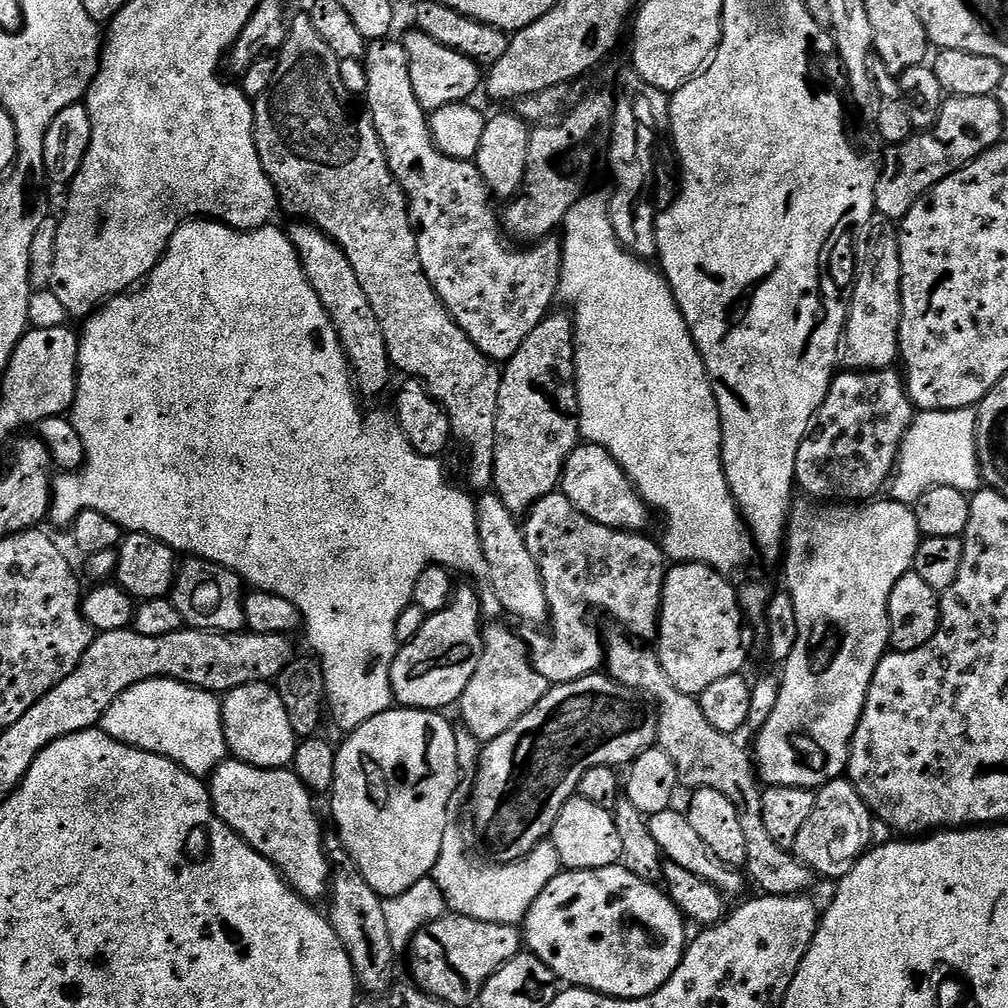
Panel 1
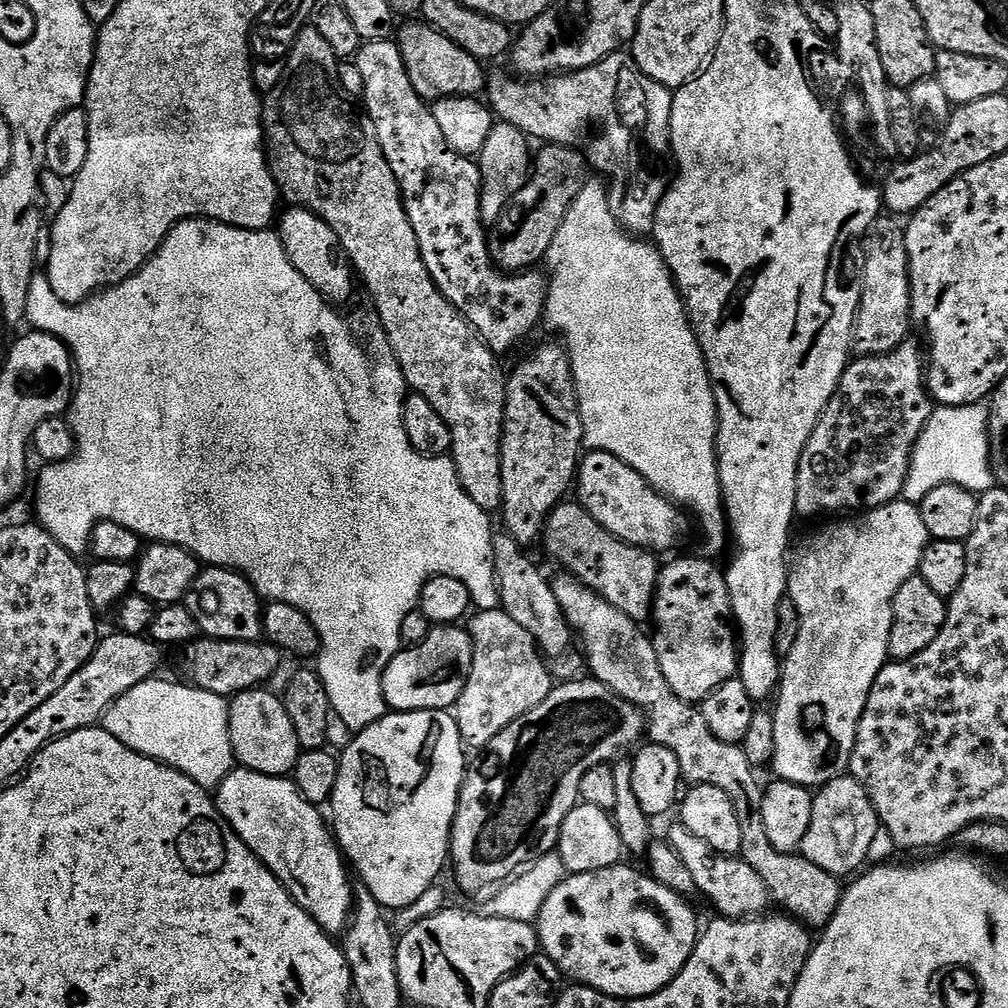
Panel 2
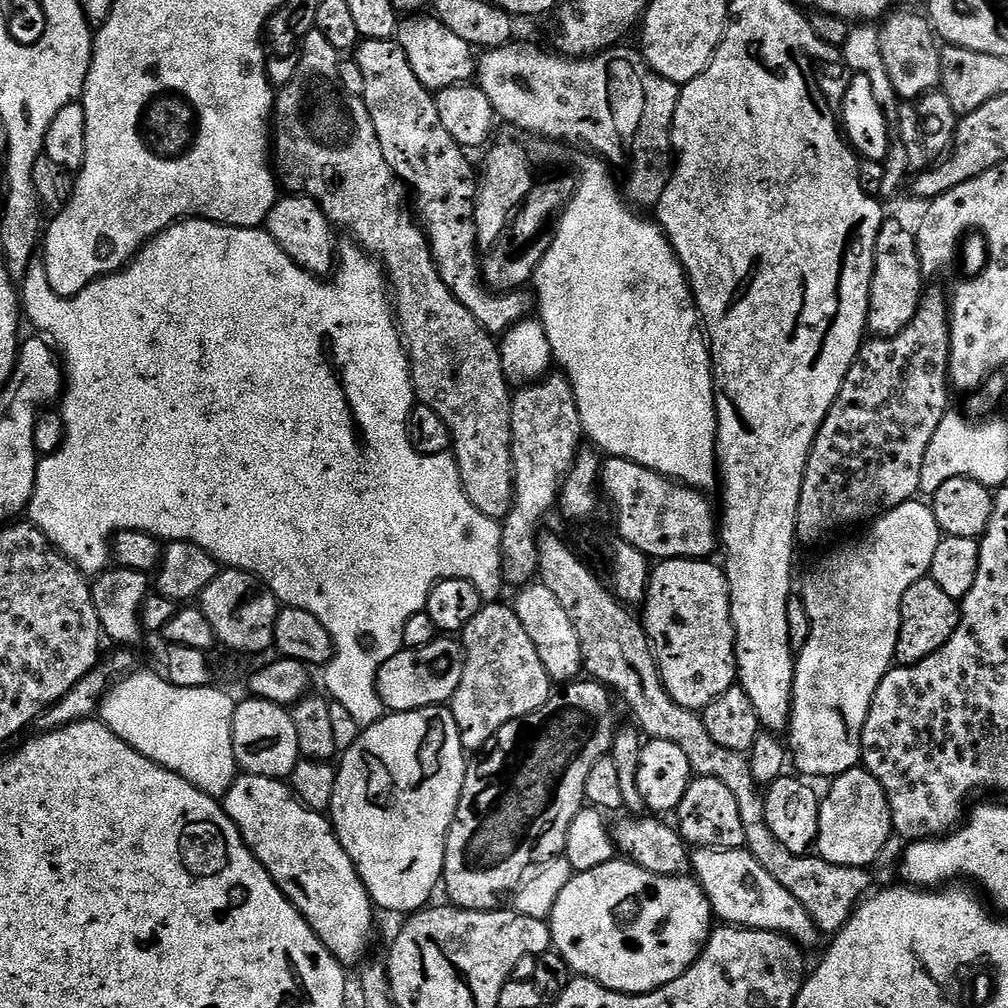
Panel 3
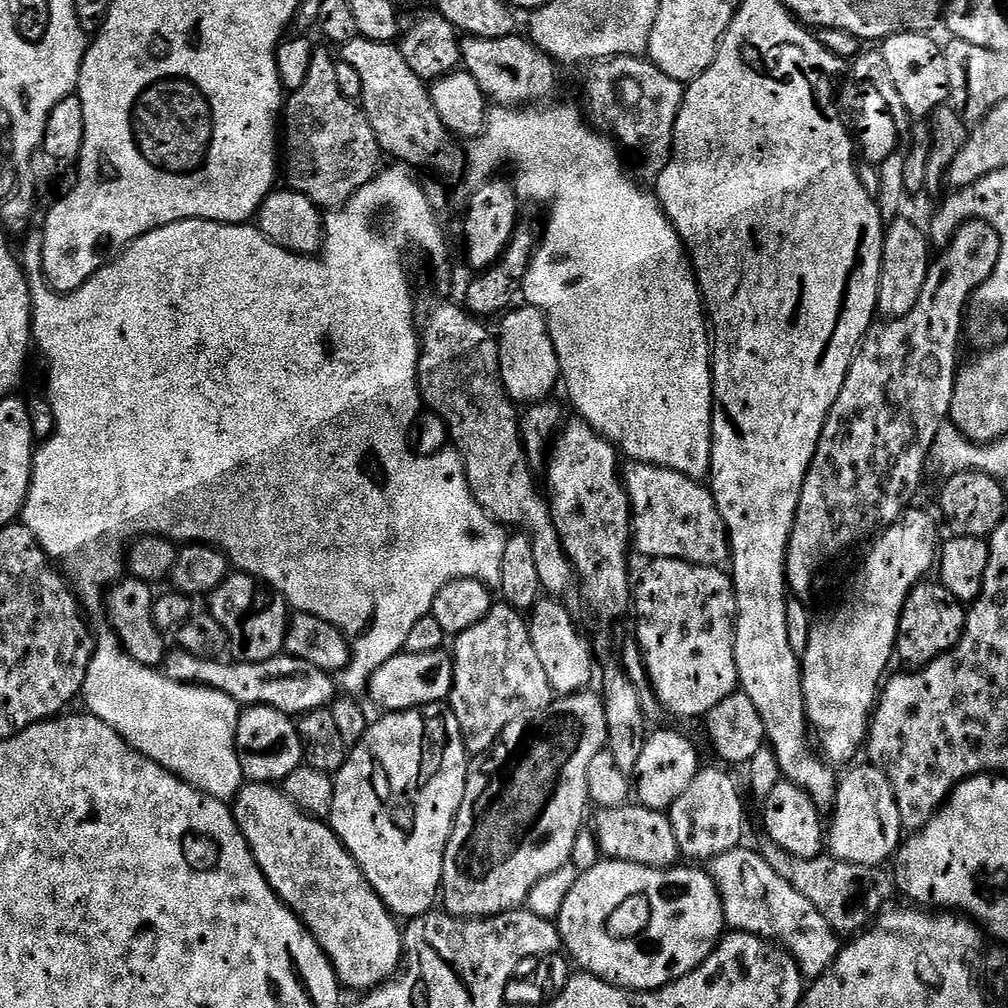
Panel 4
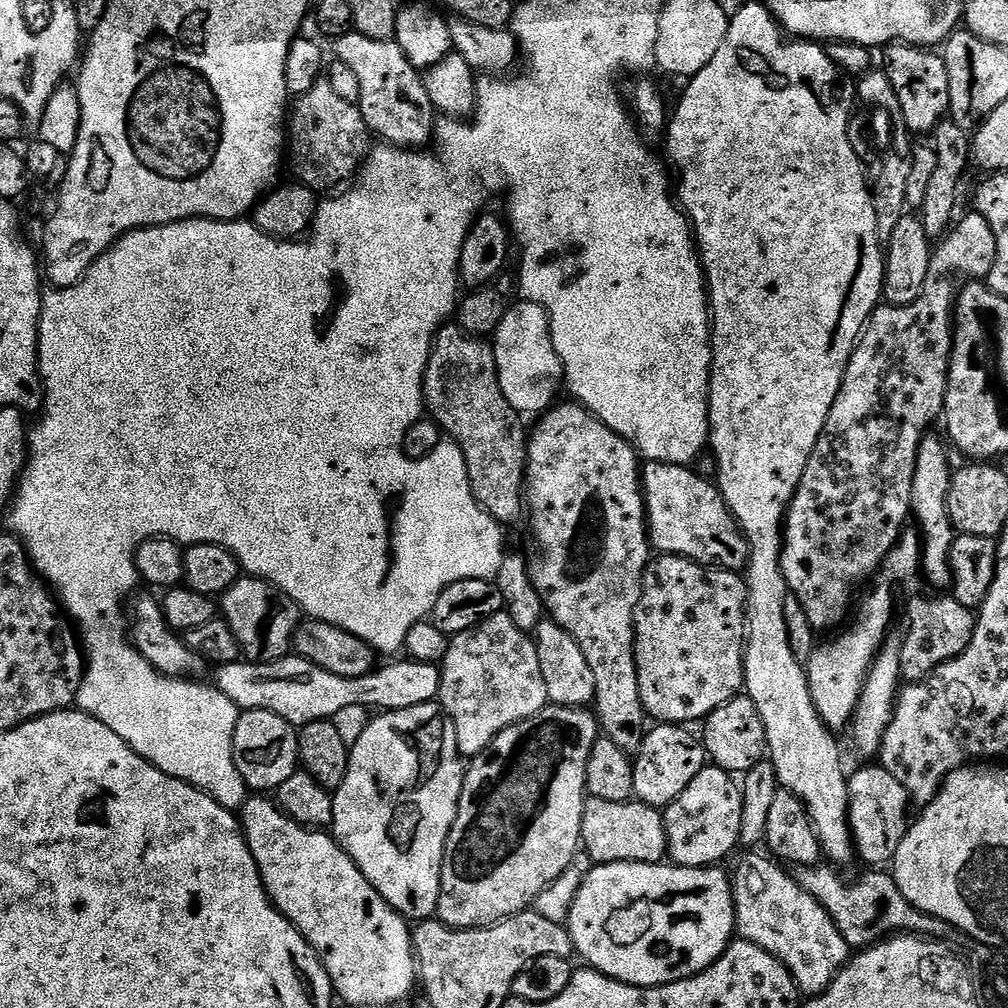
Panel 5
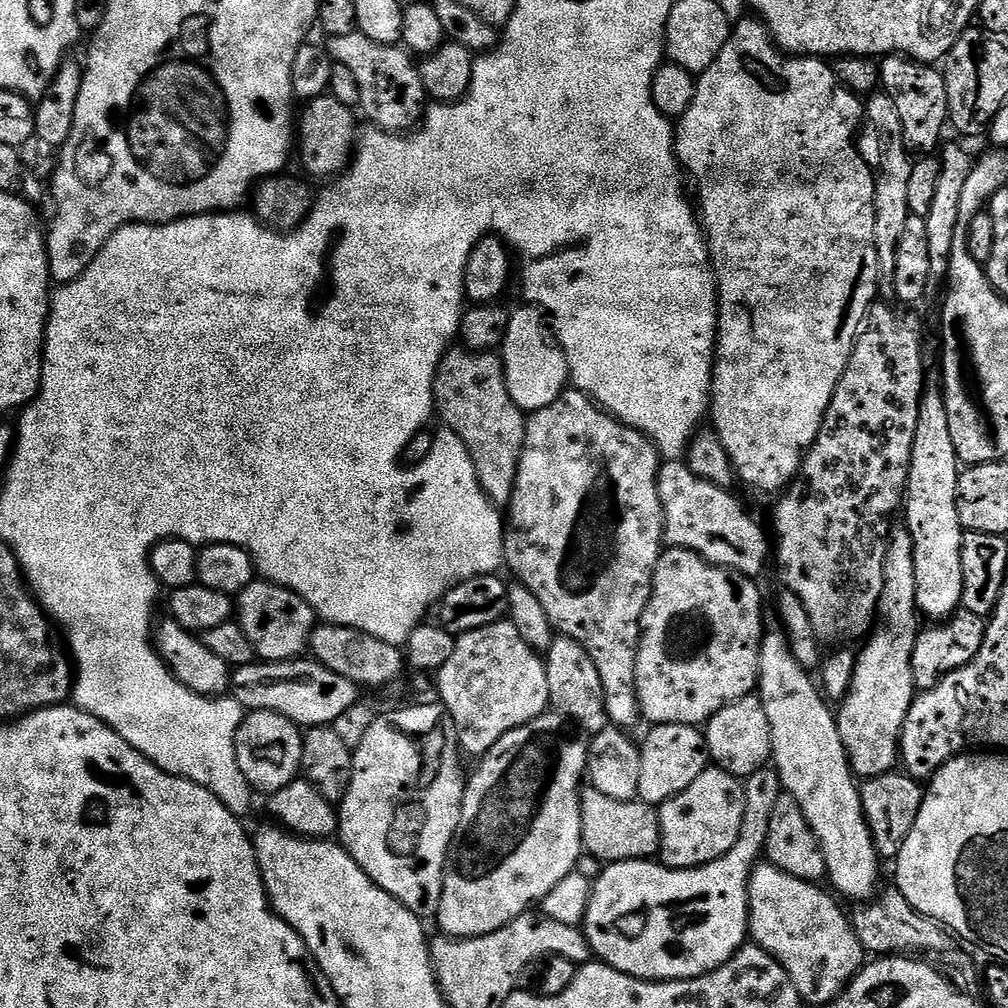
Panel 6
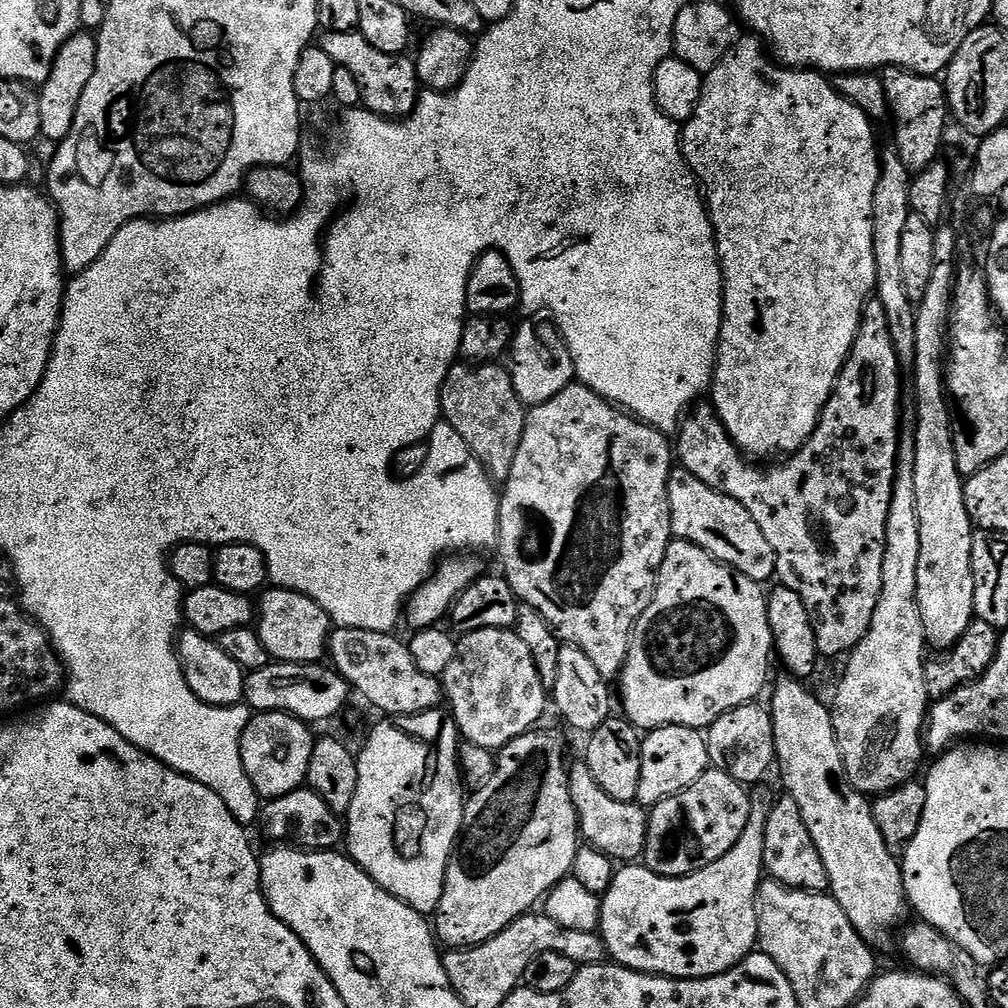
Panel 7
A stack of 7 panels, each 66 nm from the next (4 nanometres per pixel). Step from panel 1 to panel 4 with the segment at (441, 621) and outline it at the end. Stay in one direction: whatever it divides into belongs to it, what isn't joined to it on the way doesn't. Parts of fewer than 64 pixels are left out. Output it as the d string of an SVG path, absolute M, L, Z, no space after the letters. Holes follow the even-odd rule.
M441 650L430 654L403 651L399 656L390 658L390 662L382 662L382 666L374 670L368 683L367 695L372 696L371 703L385 713L405 712L411 708L447 701L452 693L453 682L454 662L451 651Z

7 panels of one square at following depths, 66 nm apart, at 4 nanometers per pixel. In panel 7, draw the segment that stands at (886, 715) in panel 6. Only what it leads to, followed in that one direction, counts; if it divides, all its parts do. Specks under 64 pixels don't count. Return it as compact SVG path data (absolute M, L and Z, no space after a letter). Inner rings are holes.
M908 434L901 435L900 455L896 465L896 481L892 487L890 514L886 518L886 550L882 558L882 590L878 598L878 606L874 606L874 618L870 622L870 630L866 630L866 638L862 638L862 642L858 647L852 649L850 655L847 657L847 660L849 659L848 669L845 670L844 677L841 678L840 685L836 688L836 701L831 701L830 704L832 721L834 722L834 734L838 738L838 750L842 750L842 762L846 766L848 780L857 792L863 792L869 798L883 796L885 792L892 792L895 788L901 788L904 784L909 783L915 777L912 775L920 768L920 759L926 756L922 733L926 727L930 697L928 695L928 687L926 686L926 674L924 673L924 665L926 663L924 648L926 649L926 641L924 639L924 627L922 626L922 614L918 606L918 553L922 550L922 538L918 530L918 494L916 493L917 451L917 437L915 435L908 436Z

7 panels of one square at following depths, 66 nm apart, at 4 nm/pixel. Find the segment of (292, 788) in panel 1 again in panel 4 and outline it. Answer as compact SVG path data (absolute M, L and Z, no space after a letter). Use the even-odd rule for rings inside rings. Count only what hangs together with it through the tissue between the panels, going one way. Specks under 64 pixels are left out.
M245 783L244 787L237 794L234 803L231 805L231 810L232 816L236 820L236 825L242 830L242 834L248 843L248 849L254 854L254 858L266 878L266 882L270 882L270 886L276 892L277 898L304 923L304 927L308 929L309 934L316 939L318 946L327 954L332 968L336 971L336 978L340 981L341 985L345 989L364 988L360 990L371 990L373 988L379 988L381 984L391 980L401 967L404 958L404 938L401 925L398 923L397 917L385 908L384 899L370 886L370 882L362 874L360 867L357 866L356 860L350 855L347 848L344 847L344 843L339 840L331 827L323 819L308 816L302 809L296 807L296 804L291 798L274 784Z

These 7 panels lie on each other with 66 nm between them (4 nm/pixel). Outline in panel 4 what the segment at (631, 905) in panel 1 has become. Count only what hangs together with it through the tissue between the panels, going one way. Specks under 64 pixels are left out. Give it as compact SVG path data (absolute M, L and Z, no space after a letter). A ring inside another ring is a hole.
M604 858L592 869L581 871L558 917L563 951L577 965L580 963L587 975L634 992L650 992L690 974L725 935L724 903L707 871L699 872L696 866L680 867L647 868Z

